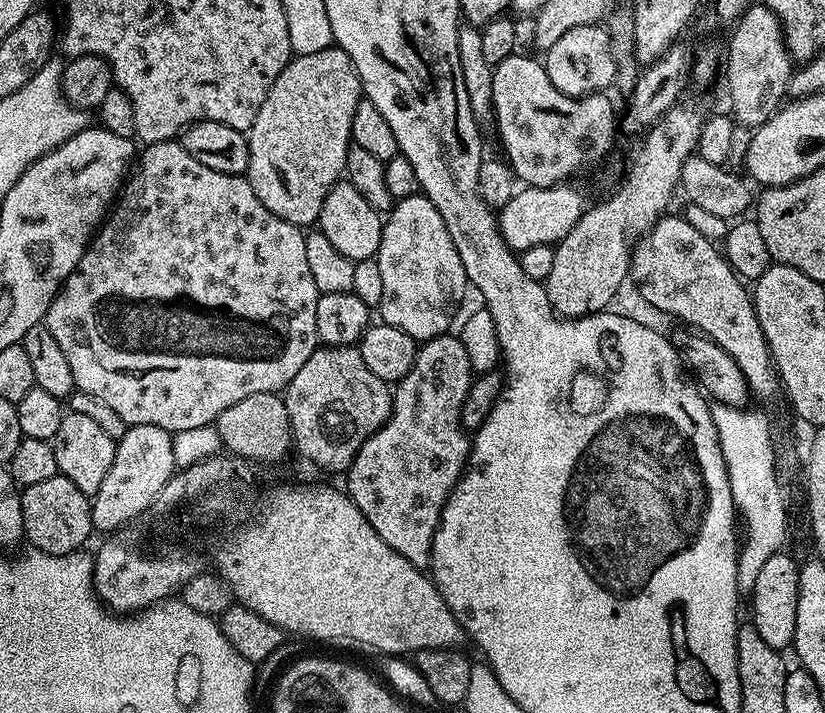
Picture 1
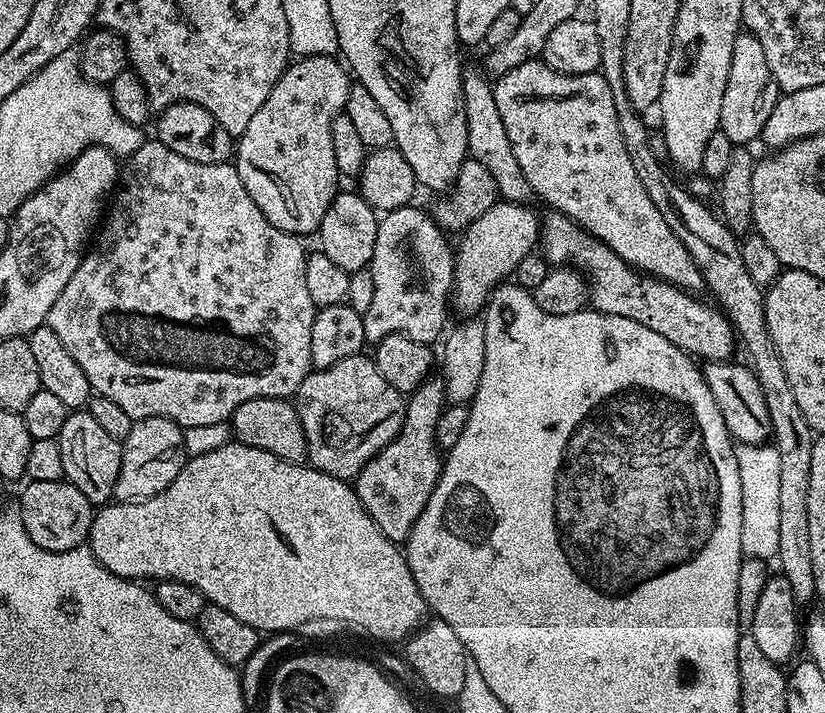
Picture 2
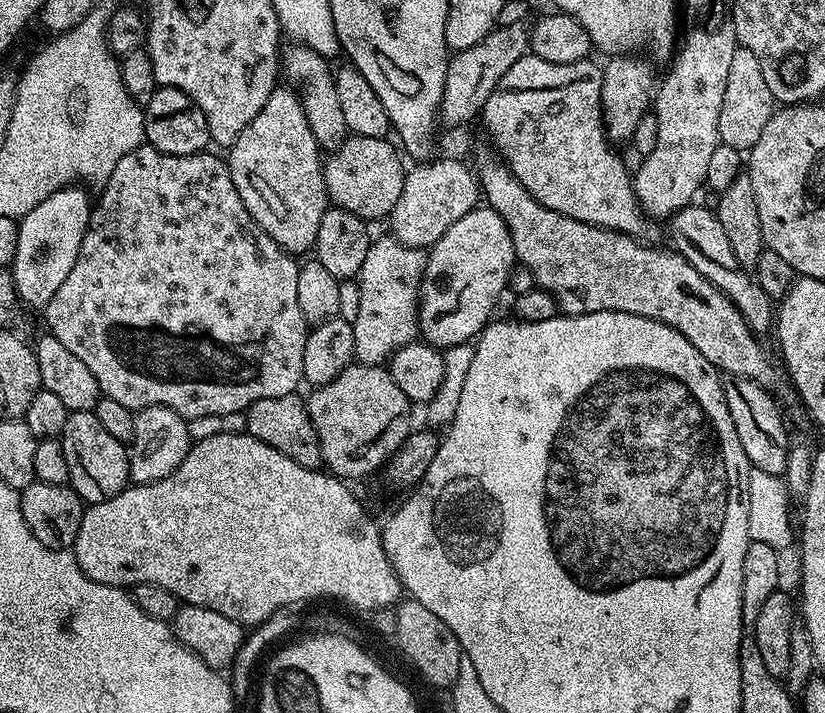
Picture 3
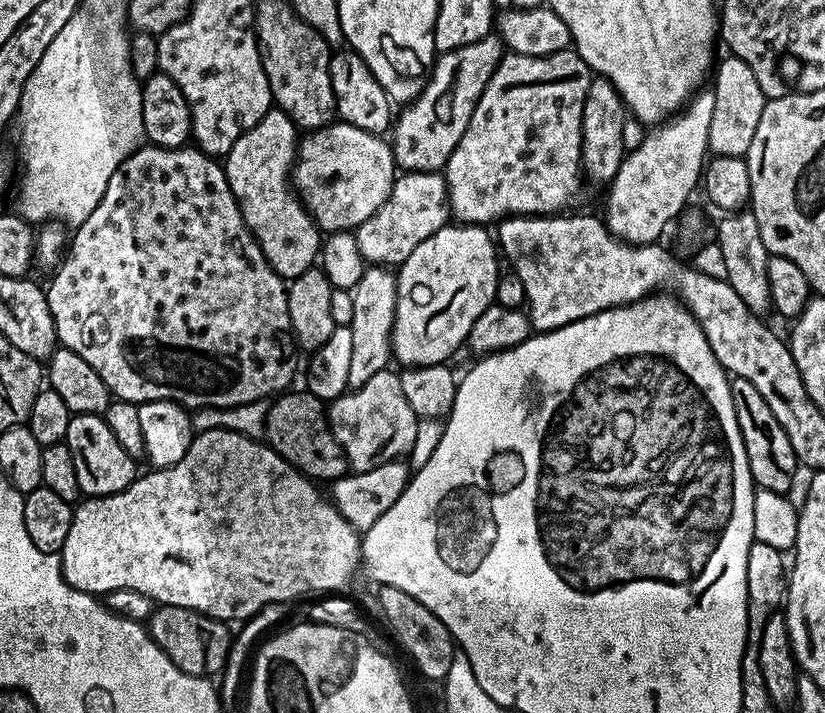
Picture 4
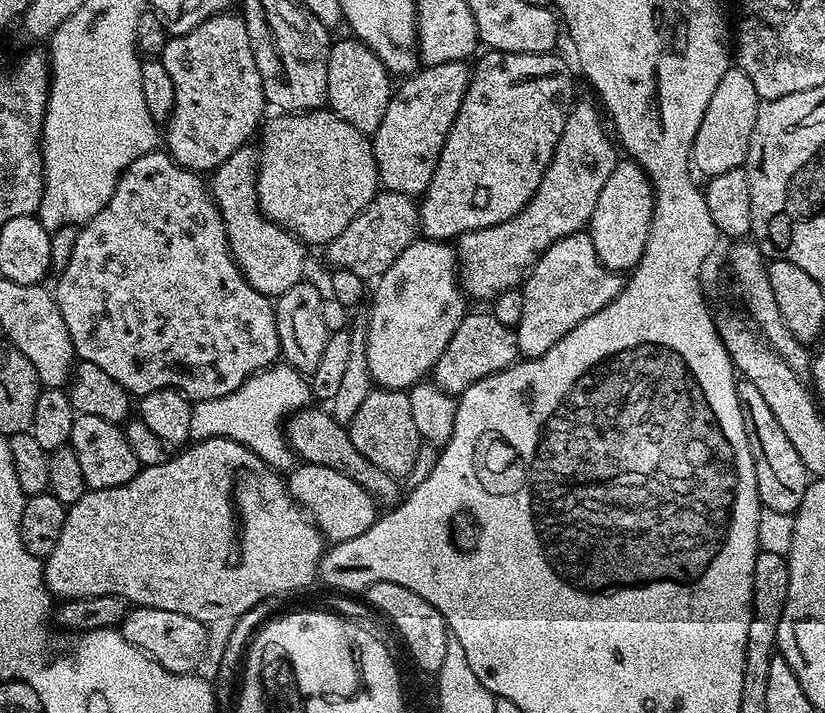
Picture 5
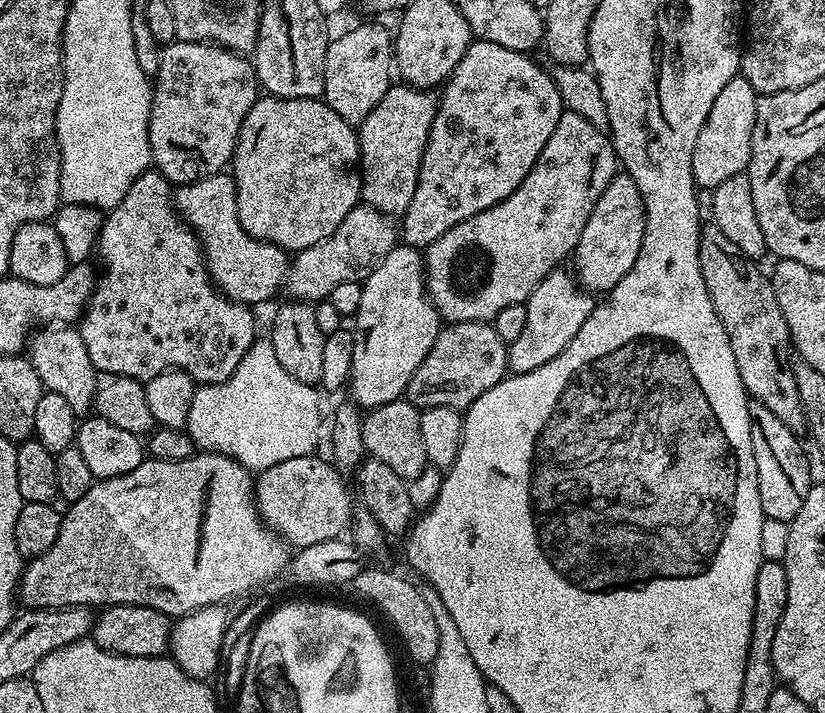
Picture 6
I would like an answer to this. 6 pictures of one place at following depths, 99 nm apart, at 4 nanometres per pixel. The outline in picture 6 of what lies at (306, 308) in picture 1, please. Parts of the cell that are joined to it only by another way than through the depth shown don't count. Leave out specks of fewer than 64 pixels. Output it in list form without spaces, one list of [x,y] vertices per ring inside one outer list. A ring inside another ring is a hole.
[[[149,170],[142,173],[134,182],[134,186],[130,186],[130,190],[126,190],[126,198],[122,198],[122,202],[118,202],[118,206],[111,209],[103,217],[98,237],[98,256],[99,252],[100,260],[104,263],[104,273],[102,271],[99,273],[92,299],[88,301],[88,307],[84,309],[83,317],[78,324],[80,337],[82,342],[86,342],[86,350],[90,354],[90,360],[94,362],[97,373],[109,376],[126,376],[147,382],[150,378],[165,372],[167,368],[181,368],[183,372],[192,375],[192,379],[200,386],[220,384],[226,378],[230,378],[230,374],[234,374],[238,362],[242,362],[242,358],[250,350],[250,346],[258,339],[256,320],[252,317],[253,309],[249,305],[234,302],[212,283],[212,278],[208,274],[208,265],[204,262],[204,249],[200,239],[181,220],[174,203],[173,185],[161,172]]]

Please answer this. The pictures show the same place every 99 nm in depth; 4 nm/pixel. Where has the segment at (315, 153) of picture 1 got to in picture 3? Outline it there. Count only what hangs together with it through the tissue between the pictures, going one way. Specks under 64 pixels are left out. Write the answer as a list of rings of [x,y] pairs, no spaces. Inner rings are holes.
[[[277,86],[270,94],[266,106],[258,110],[254,122],[250,122],[250,126],[246,126],[242,134],[238,134],[229,152],[232,153],[226,156],[226,163],[234,178],[238,198],[242,198],[254,222],[258,222],[258,226],[262,226],[262,230],[266,230],[266,234],[270,234],[270,238],[274,238],[274,242],[278,242],[278,246],[282,246],[287,252],[311,253],[316,247],[318,226],[322,223],[330,201],[324,185],[322,149],[310,130],[310,122],[306,122],[306,110],[299,95],[291,87]]]

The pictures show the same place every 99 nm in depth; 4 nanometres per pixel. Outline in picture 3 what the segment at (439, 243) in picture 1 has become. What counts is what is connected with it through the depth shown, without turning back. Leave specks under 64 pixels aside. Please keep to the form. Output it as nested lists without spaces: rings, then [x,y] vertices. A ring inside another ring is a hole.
[[[391,234],[373,239],[366,250],[362,270],[358,277],[358,318],[354,318],[354,360],[357,364],[383,365],[392,359],[398,349],[413,343],[418,336],[420,322],[420,283],[424,277],[425,253],[418,248],[406,246]]]

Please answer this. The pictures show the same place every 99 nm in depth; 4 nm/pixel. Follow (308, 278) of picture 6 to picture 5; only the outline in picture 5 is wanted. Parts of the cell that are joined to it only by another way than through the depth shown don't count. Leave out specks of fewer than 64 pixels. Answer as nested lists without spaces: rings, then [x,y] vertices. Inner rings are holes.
[[[387,190],[377,191],[369,204],[334,238],[326,245],[328,260],[336,268],[345,268],[365,282],[375,281],[390,266],[394,266],[394,258],[406,250],[406,246],[417,239],[420,226],[420,210],[413,197],[401,192]]]

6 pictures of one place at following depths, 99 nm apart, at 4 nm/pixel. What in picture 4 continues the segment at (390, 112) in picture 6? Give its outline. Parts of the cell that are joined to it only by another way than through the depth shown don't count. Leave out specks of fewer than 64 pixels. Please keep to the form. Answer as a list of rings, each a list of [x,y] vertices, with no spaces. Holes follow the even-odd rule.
[[[490,34],[478,42],[470,42],[470,46],[462,46],[458,50],[439,53],[432,71],[428,73],[424,89],[414,100],[408,101],[399,109],[390,128],[392,156],[396,159],[397,169],[404,172],[440,172],[446,166],[450,154],[454,154],[454,146],[466,134],[466,126],[470,126],[470,114],[474,114],[474,106],[478,106],[478,98],[482,98],[482,90],[486,90],[486,82],[494,78],[494,70],[498,70],[500,60],[505,56],[504,41],[499,35]]]

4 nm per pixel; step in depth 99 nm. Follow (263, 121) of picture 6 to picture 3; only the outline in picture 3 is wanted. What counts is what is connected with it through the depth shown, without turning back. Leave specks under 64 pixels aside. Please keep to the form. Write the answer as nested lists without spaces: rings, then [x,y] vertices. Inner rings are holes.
[[[349,135],[342,146],[338,146],[336,151],[331,153],[323,161],[324,165],[324,185],[328,191],[329,201],[335,207],[342,210],[350,210],[350,214],[361,216],[366,222],[380,220],[391,217],[394,206],[398,198],[402,195],[402,186],[406,175],[406,164],[400,161],[401,153],[397,145],[391,144],[391,139],[379,136],[378,138],[366,138],[365,136]]]

